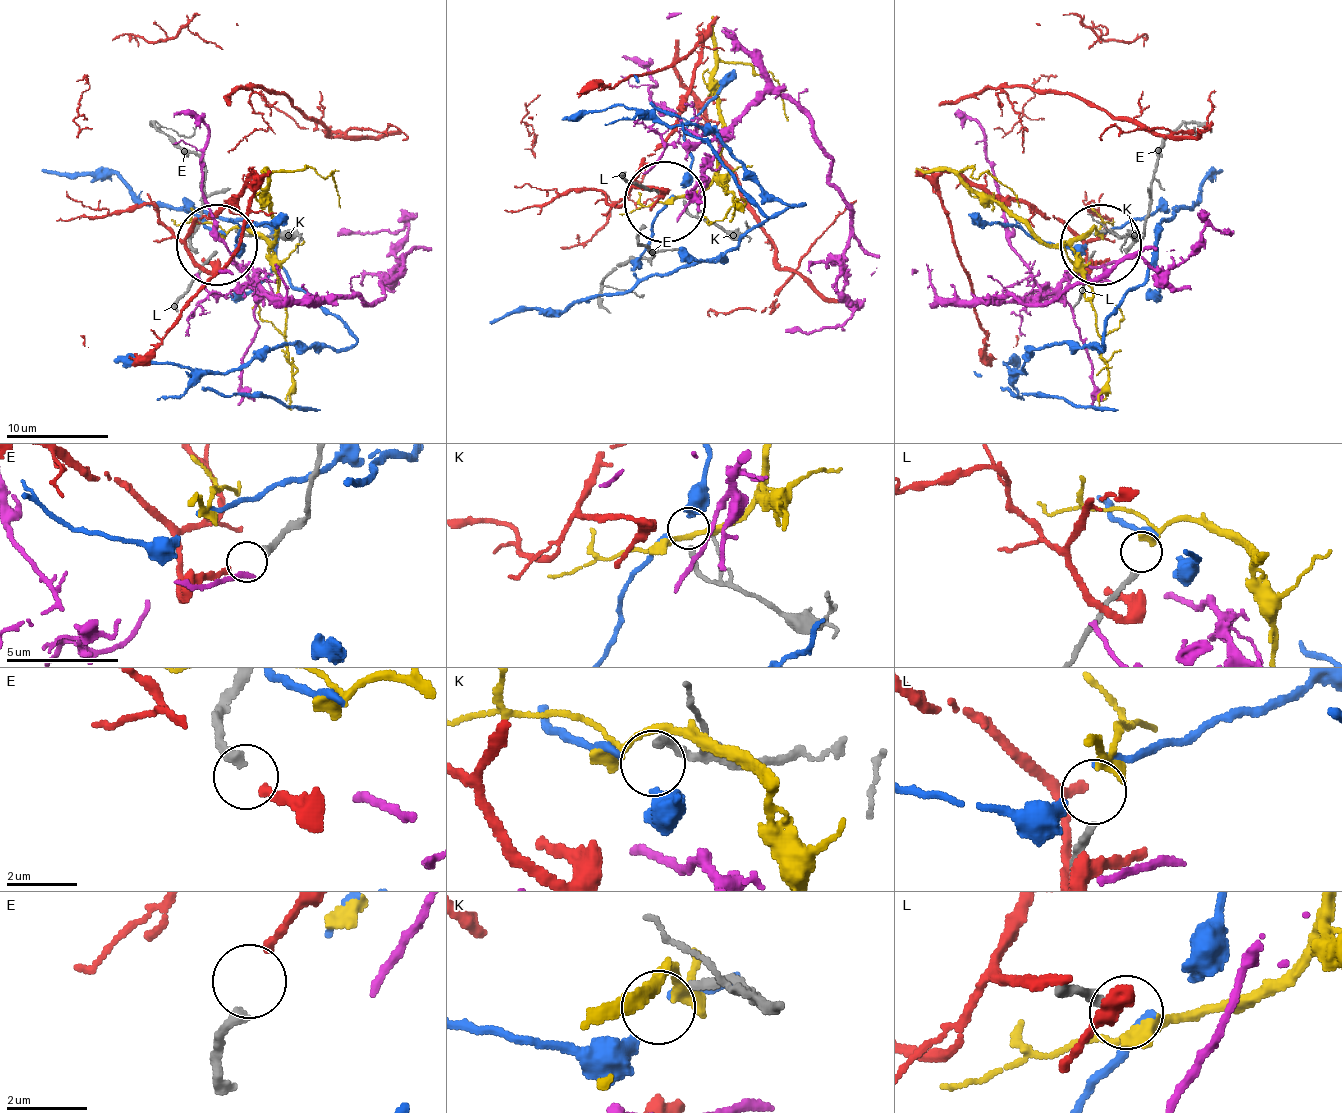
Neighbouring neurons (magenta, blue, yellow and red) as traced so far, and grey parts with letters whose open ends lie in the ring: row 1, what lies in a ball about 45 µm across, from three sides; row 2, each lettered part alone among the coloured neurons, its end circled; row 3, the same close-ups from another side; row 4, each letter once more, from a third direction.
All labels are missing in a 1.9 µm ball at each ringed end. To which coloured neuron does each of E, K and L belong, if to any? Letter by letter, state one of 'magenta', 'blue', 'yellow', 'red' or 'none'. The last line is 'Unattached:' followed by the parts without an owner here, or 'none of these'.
E: red
K: none
L: yellow
Unattached: K

